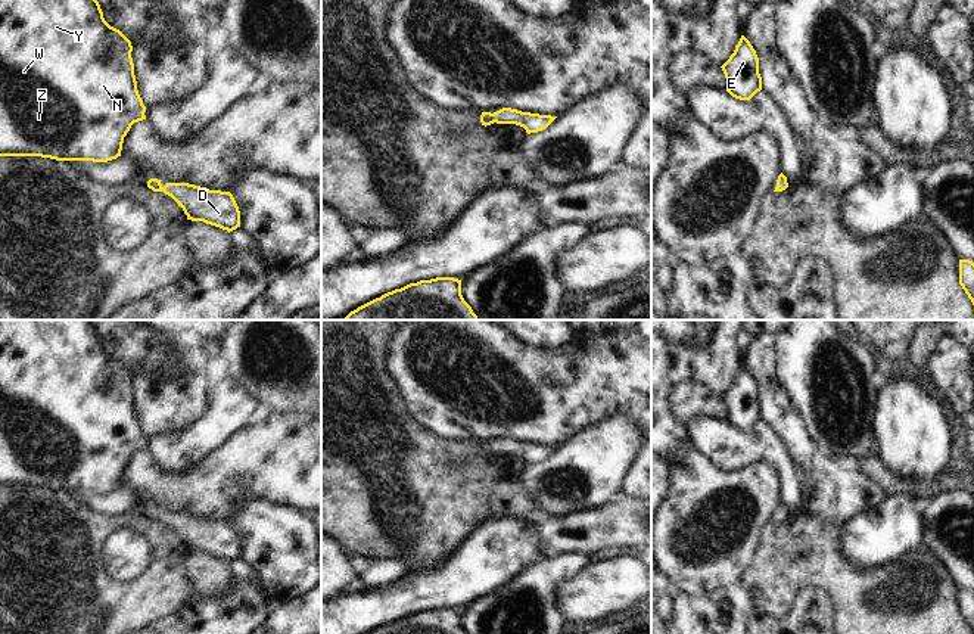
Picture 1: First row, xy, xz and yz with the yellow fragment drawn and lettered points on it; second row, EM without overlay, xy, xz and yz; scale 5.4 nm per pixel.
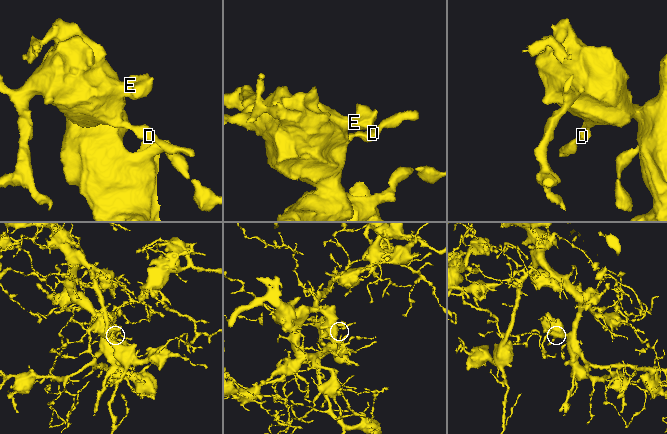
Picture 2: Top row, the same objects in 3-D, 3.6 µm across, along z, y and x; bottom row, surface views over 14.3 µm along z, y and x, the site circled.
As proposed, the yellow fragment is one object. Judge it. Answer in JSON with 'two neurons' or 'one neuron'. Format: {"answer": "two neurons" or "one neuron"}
{"answer": "one neuron"}

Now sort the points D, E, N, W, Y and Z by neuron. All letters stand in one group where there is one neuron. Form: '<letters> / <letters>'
D E N W Y Z

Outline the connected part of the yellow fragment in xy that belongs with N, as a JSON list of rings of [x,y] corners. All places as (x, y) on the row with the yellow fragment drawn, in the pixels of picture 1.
[[[0,0],[0,156],[93,162],[108,162],[121,156],[124,137],[131,125],[146,119],[146,106],[137,90],[131,52],[131,41],[105,21],[97,0]]]

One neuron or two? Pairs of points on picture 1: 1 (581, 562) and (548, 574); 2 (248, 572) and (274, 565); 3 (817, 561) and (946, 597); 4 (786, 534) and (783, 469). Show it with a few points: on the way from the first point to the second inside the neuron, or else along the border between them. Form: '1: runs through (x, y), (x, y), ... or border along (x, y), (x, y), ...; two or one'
1: runs through (573, 563), (556, 571); one
2: border along (240, 556), (254, 571), (258, 584), (274, 599); two
3: runs through (849, 584), (892, 584), (899, 591), (914, 593); one
4: border along (805, 509), (789, 516); two

